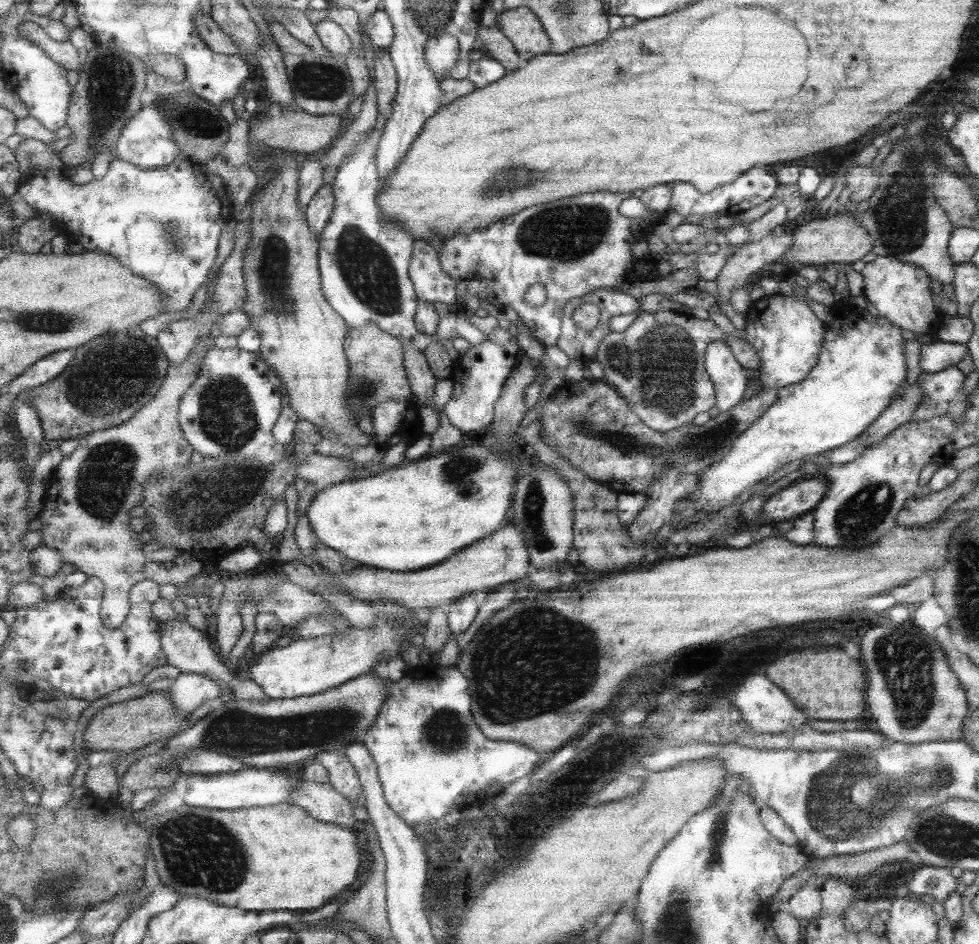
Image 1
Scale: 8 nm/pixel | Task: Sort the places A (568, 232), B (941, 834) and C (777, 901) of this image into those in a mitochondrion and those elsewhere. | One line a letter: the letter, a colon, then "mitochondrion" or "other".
A: mitochondrion
B: mitochondrion
C: other

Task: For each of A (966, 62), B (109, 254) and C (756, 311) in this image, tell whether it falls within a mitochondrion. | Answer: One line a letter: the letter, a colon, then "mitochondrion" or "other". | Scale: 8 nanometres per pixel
A: other
B: other
C: other

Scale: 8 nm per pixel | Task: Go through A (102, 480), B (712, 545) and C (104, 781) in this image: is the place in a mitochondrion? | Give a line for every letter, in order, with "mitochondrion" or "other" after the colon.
A: mitochondrion
B: other
C: other

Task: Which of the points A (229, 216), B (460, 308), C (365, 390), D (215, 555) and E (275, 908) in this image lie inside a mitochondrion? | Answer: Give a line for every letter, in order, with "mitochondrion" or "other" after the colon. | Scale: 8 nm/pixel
A: other
B: other
C: mitochondrion
D: other
E: other

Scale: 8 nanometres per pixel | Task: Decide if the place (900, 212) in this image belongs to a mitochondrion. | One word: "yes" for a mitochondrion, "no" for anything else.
yes

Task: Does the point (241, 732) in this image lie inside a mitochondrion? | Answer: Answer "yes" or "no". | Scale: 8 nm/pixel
yes

